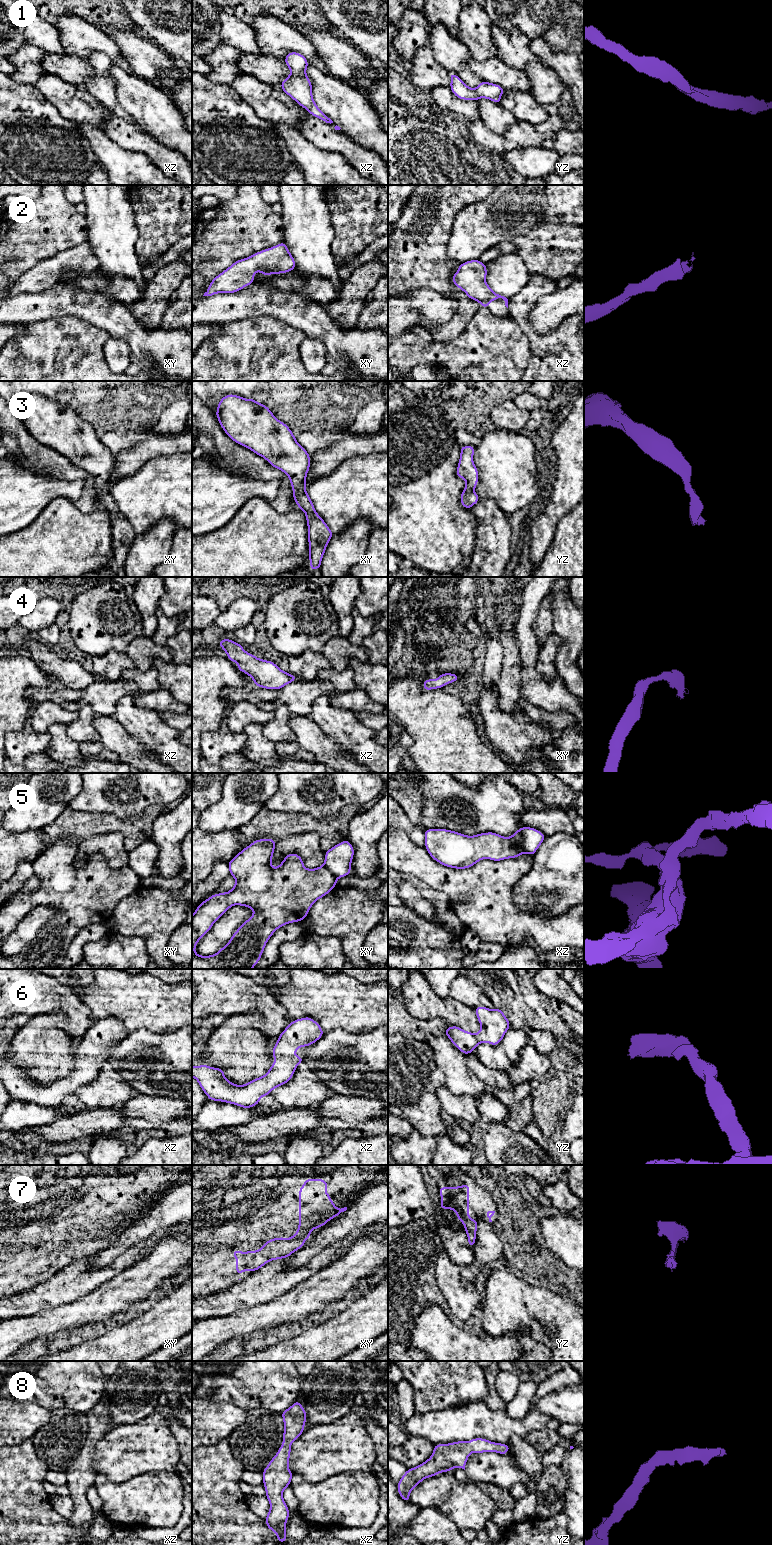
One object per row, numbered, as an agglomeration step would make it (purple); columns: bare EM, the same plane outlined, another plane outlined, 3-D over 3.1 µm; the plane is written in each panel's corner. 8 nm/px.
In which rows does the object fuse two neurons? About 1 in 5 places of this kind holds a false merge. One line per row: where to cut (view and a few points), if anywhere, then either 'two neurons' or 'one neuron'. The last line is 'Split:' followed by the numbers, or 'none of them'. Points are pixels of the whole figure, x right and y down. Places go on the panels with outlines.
1: no cut; one neuron
2: no cut; one neuron
3: no cut; one neuron
4: no cut; one neuron
5: cut in xz along (521, 827), (525, 852); two neurons
6: no cut; one neuron
7: no cut; one neuron
8: no cut; one neuron
Split: 5

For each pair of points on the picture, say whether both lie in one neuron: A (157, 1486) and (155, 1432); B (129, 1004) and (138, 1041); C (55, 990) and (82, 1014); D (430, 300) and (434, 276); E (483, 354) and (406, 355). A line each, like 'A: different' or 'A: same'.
A: different
B: different
C: same
D: different
E: same

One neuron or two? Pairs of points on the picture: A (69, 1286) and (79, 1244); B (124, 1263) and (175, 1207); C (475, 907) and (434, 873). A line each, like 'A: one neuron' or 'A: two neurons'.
A: two neurons
B: two neurons
C: one neuron

